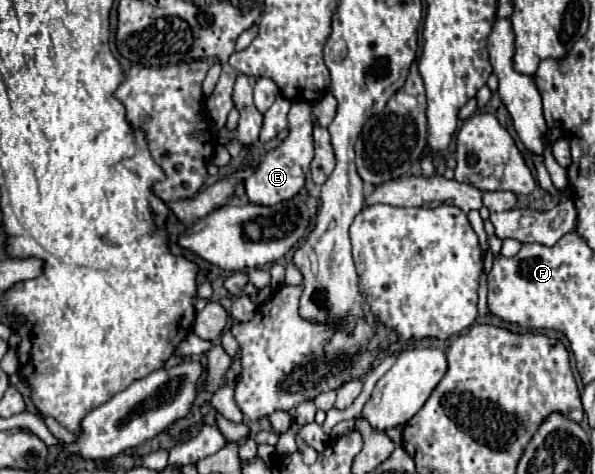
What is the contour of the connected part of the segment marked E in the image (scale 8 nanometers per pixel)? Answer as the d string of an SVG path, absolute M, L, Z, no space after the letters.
M302 101L292 103L288 113L288 137L276 149L268 151L254 167L254 173L246 179L246 195L252 203L276 205L280 201L292 199L304 187L306 173L310 171L310 161L314 157L312 127L314 127L312 107Z

